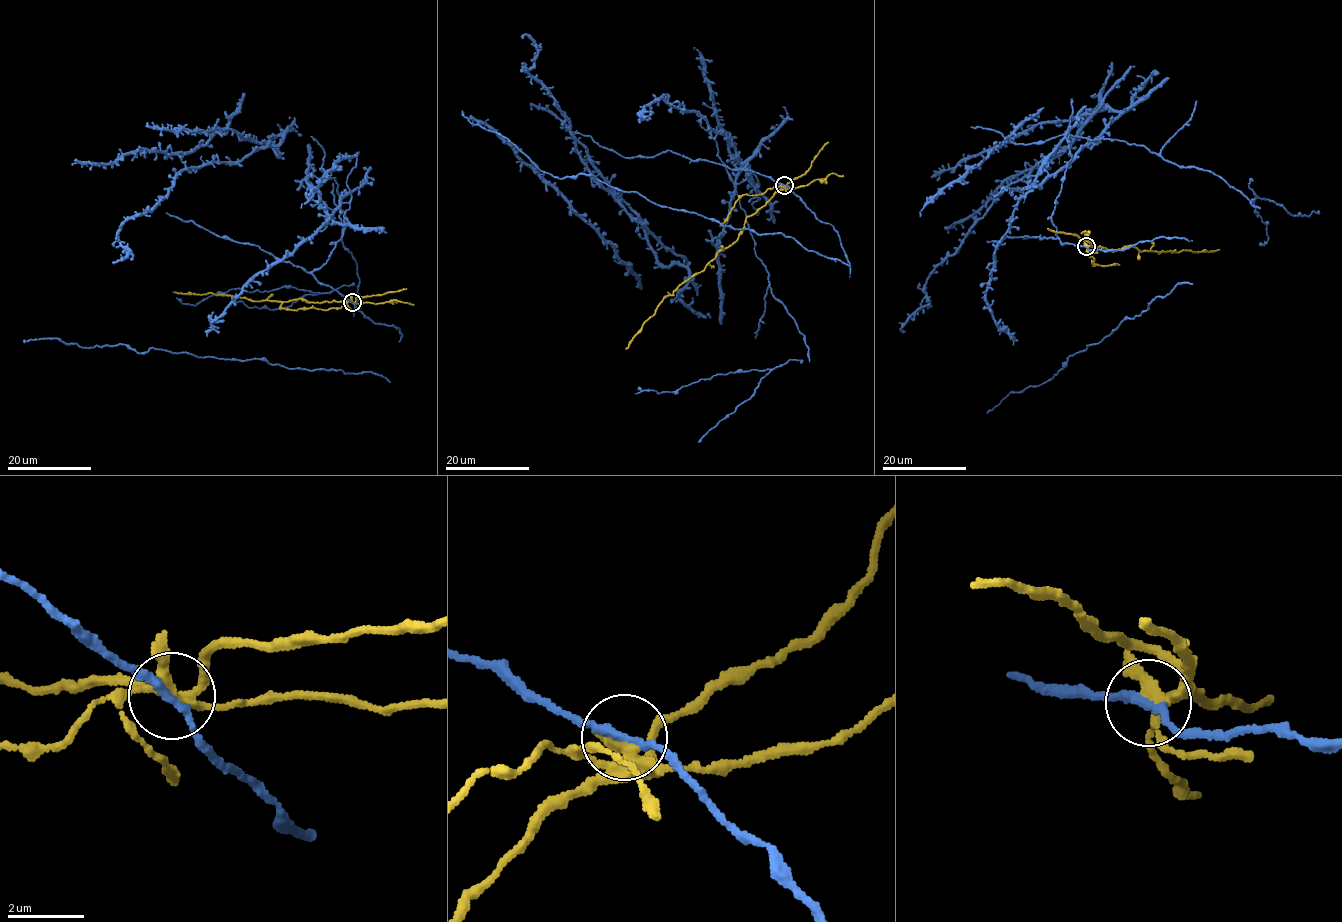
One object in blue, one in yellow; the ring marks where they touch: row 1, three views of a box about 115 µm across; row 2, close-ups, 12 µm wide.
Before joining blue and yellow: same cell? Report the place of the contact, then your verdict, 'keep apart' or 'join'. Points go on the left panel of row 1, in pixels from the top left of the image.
(352, 302) | keep apart

